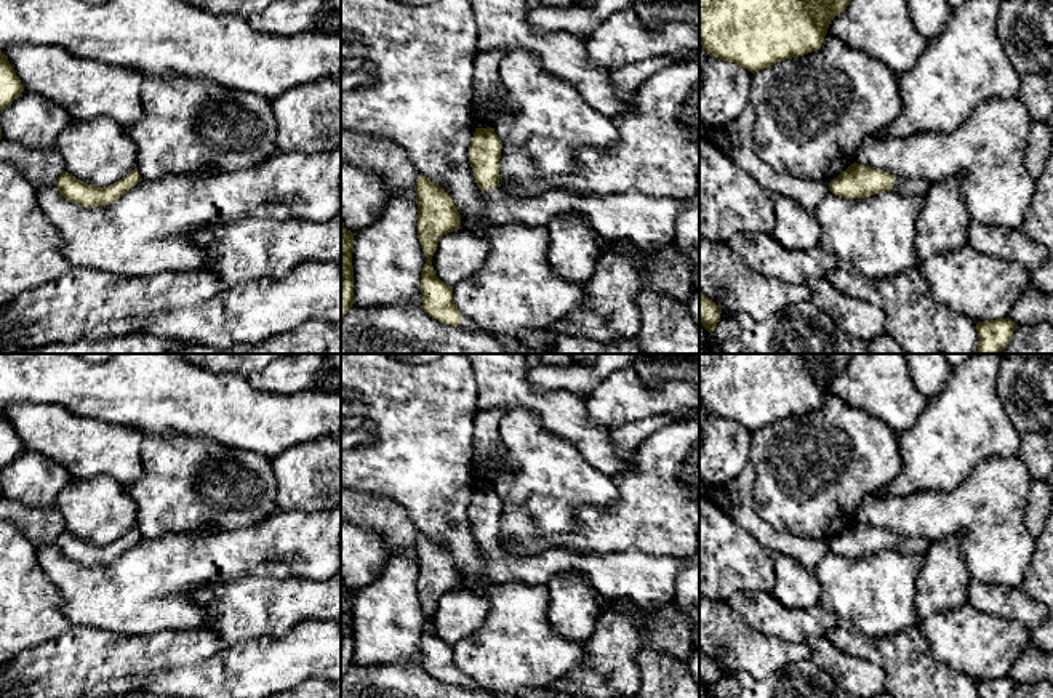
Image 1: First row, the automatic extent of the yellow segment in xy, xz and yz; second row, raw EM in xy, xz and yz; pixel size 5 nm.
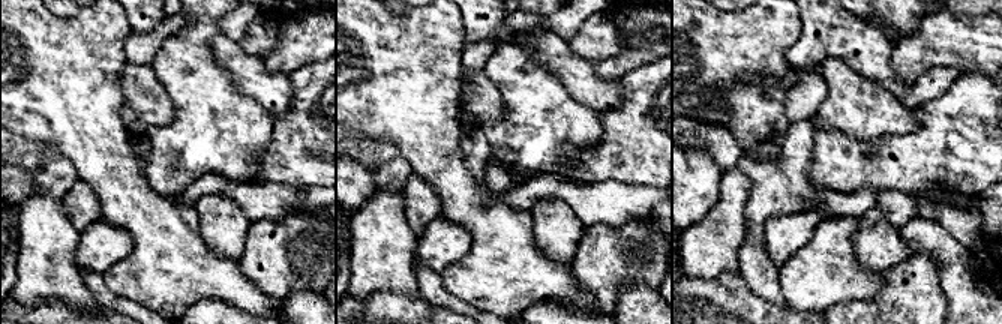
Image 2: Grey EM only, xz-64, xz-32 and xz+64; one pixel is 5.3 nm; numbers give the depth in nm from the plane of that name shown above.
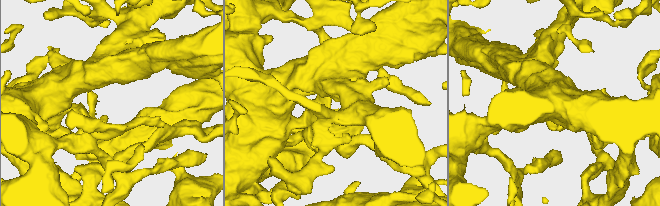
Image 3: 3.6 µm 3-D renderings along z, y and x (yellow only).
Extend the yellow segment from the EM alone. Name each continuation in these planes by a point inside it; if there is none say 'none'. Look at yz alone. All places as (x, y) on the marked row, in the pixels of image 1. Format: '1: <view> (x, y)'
1: yz (904, 186)

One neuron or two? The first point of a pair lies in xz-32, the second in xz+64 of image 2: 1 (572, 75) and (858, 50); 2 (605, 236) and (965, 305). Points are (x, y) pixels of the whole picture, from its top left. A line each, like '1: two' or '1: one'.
1: one
2: two

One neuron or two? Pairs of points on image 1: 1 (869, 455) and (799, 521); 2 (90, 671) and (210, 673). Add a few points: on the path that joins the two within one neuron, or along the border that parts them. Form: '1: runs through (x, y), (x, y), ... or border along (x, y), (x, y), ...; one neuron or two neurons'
1: runs through (852, 473), (816, 503); one neuron
2: border along (192, 663), (183, 668), (160, 669), (143, 681); two neurons

